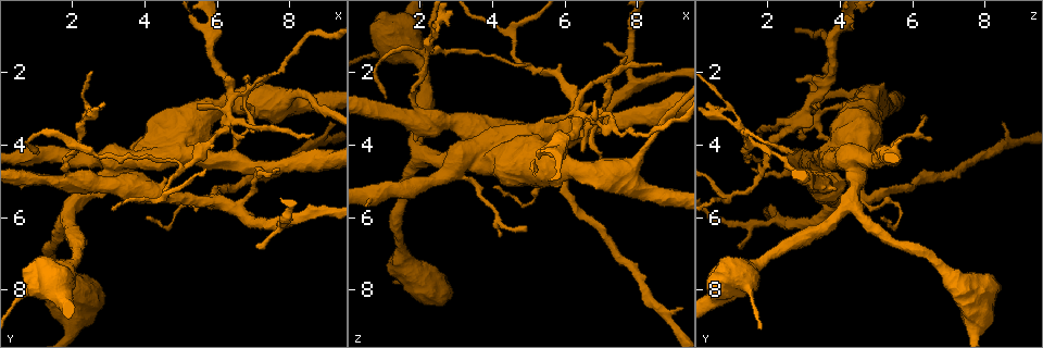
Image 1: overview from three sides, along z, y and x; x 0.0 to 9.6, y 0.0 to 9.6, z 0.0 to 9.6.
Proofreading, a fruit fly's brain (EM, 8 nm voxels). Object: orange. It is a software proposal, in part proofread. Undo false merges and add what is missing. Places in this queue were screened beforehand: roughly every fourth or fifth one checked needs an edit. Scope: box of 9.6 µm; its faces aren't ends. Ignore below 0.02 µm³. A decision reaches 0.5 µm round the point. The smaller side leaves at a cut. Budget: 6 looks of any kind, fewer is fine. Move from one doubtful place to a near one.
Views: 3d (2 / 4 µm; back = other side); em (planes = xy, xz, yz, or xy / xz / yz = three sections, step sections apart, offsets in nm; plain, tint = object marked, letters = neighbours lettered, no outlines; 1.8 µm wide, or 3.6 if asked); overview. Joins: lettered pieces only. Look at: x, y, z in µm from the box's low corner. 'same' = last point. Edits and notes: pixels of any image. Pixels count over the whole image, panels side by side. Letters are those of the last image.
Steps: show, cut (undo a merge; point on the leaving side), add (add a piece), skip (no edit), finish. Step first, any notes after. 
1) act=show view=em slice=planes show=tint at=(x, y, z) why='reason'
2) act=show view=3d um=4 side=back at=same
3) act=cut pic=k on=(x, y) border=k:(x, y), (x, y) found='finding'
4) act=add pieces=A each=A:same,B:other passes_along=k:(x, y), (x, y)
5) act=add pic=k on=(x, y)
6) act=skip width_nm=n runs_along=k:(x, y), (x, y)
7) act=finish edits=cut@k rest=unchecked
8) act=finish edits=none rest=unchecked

act=show view=3d um=4 side=back at=(6.40, 3.30, 2.90) why='touches itself'

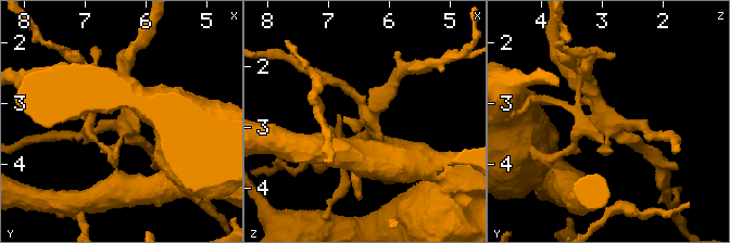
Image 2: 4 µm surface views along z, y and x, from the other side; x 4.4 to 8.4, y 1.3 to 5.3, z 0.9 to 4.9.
act=show view=em slice=xy step=4 show=letters at=(6.40, 3.35, 2.90)

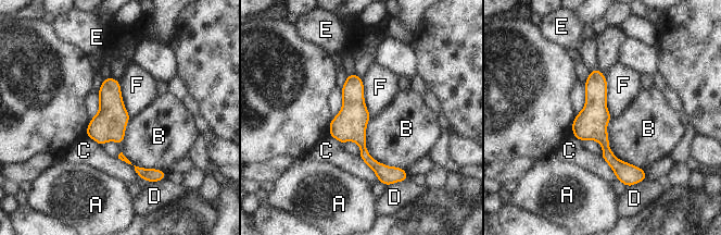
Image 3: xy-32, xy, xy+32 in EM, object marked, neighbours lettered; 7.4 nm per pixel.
act=show view=em slice=planes show=letters at=same

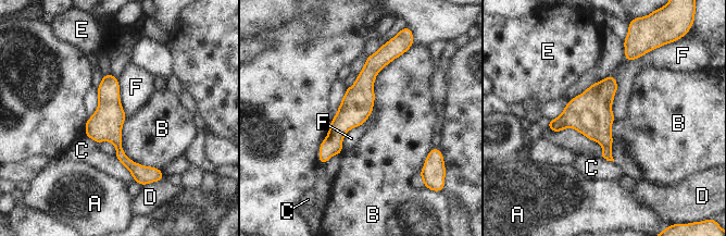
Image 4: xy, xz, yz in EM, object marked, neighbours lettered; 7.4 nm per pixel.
act=skip longest_contact=B:460nm each=A:other,B:other,C:other,D:other,E:other,F:other runs_along=4:(384, 54), (323, 161) found='continuous, no second cell'

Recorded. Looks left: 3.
act=show view=3d um=4 at=(4.50, 5.50, 0.95) why='arms part here'

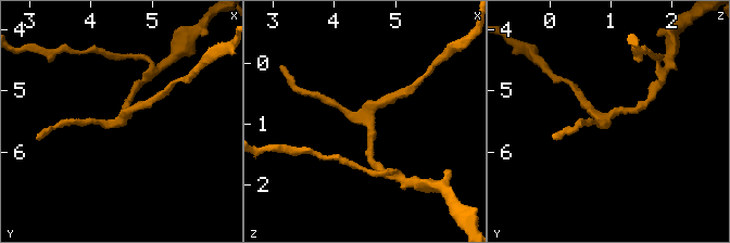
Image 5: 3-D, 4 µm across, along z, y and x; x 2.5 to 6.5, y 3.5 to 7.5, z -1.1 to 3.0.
act=show view=em slice=xy step=8 show=tint at=(4.55, 5.45, 0.85) arms=3

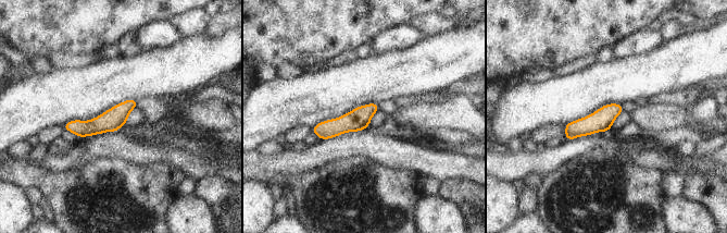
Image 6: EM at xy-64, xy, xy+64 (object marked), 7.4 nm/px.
act=show view=em slice=planes show=letters at=same

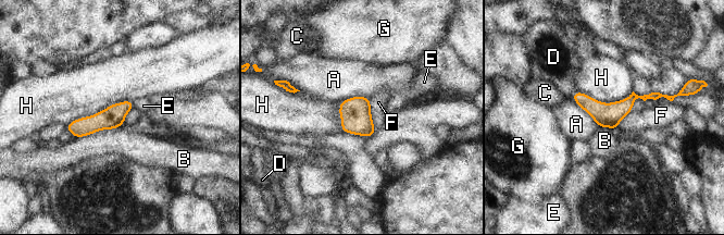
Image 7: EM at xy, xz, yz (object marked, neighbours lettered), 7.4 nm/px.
act=skip each=A:other,B:other,C:other,D:other,E:other,F:other,G:other,H:other border=7:(370, 99), (370, 113), (375, 132) found='all the same cell'

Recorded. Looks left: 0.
act=finish edits=none rest=unchecked

